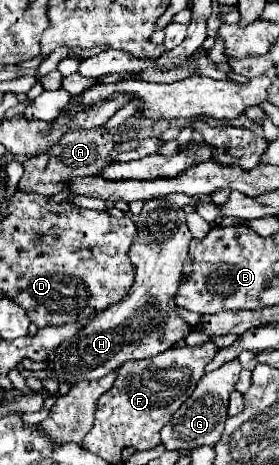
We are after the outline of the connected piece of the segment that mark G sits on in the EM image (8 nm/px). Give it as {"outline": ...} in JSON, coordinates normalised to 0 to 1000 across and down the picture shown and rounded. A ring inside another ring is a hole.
{"outline":[[[853,772],[817,776],[810,785],[738,802],[681,858],[616,892],[616,905],[581,923],[581,957],[595,966],[695,966],[717,957],[767,957],[803,923],[803,905],[817,901],[817,854],[846,832],[853,806],[867,798],[867,785]]]}

